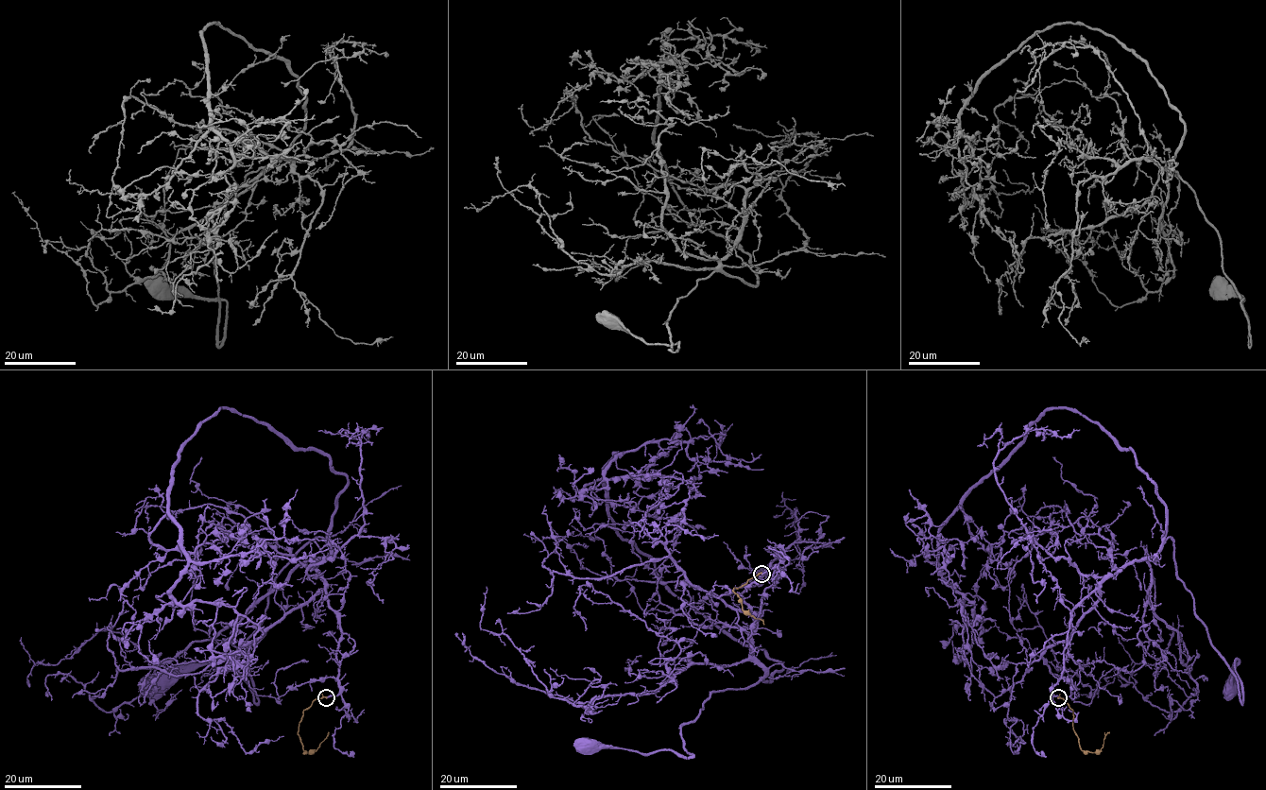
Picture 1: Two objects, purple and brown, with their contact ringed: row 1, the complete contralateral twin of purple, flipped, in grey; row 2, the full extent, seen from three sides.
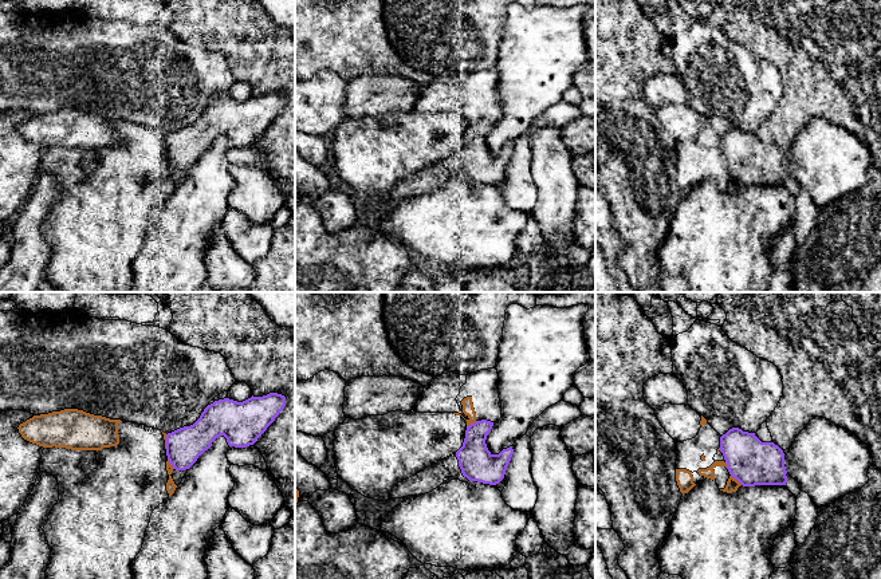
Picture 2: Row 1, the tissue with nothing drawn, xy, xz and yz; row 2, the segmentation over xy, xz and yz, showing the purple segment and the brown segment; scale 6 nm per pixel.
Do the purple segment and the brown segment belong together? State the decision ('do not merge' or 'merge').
do not merge

